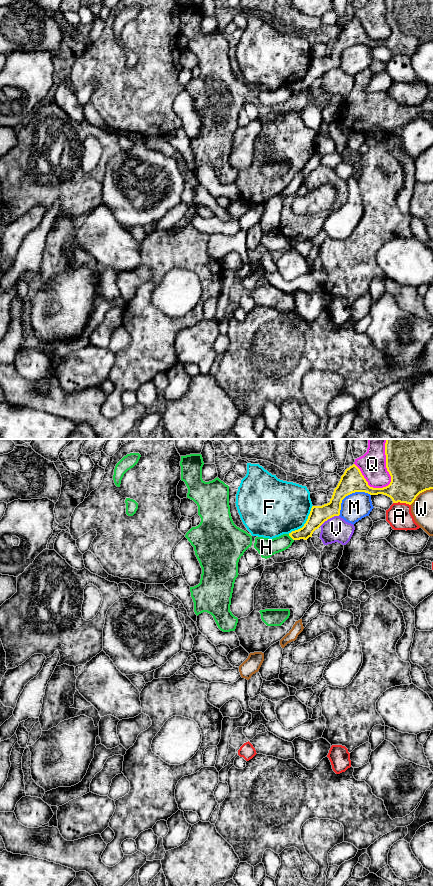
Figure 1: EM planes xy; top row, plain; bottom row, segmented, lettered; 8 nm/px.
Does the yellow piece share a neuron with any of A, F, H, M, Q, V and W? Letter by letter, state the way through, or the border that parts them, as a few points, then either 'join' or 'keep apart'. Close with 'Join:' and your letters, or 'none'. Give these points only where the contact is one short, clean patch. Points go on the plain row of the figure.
A: keep apart
F: keep apart
H: border along xy (288, 86), (293, 92); keep apart
M: keep apart
Q: keep apart
V: border along xy (338, 67), (328, 70), (319, 78); keep apart
W: keep apart
Join: none

